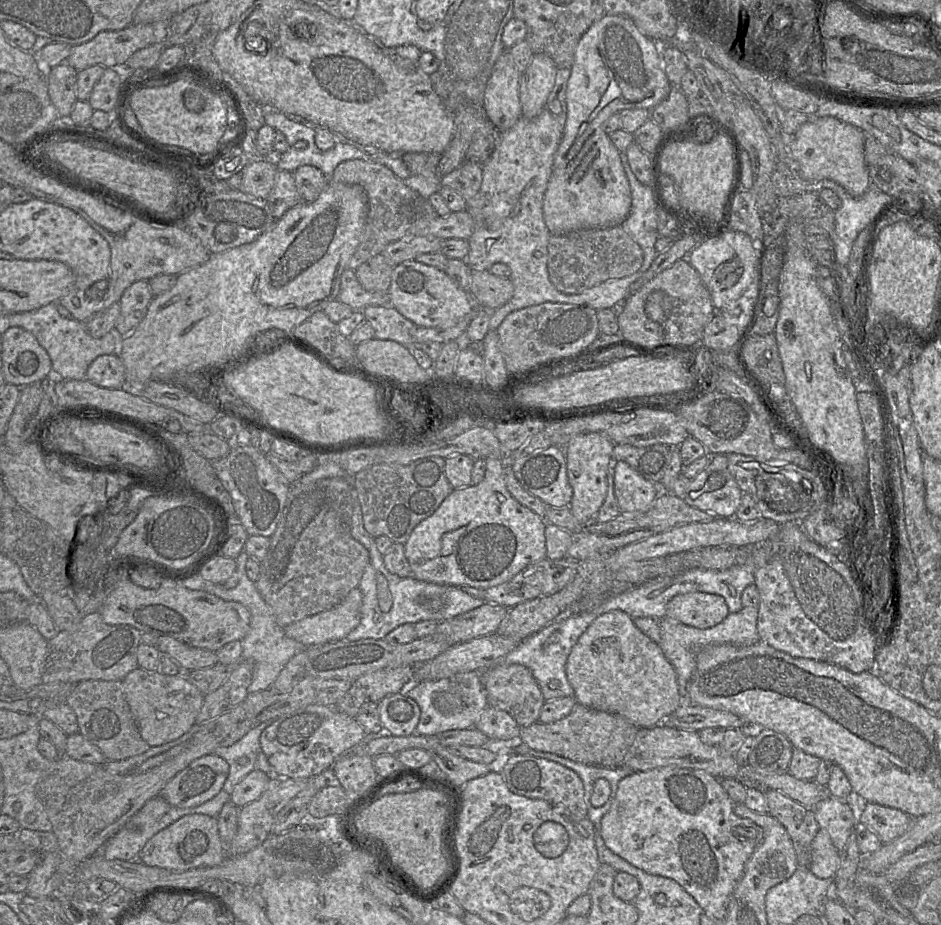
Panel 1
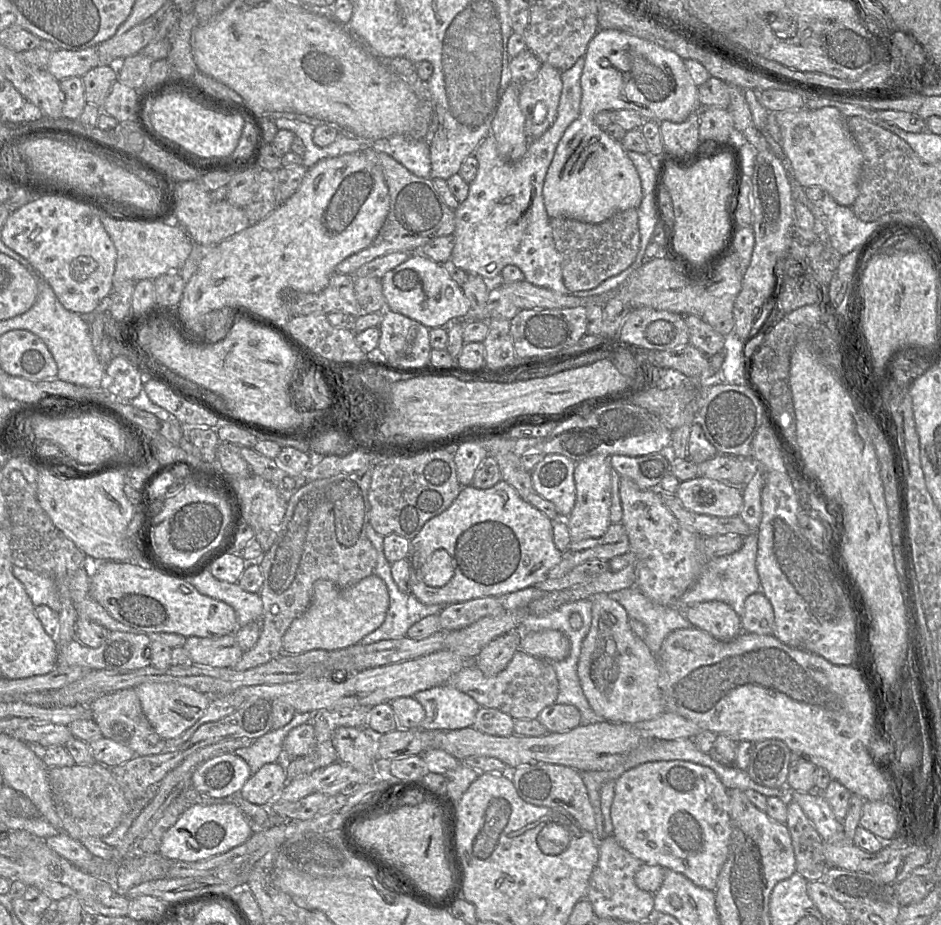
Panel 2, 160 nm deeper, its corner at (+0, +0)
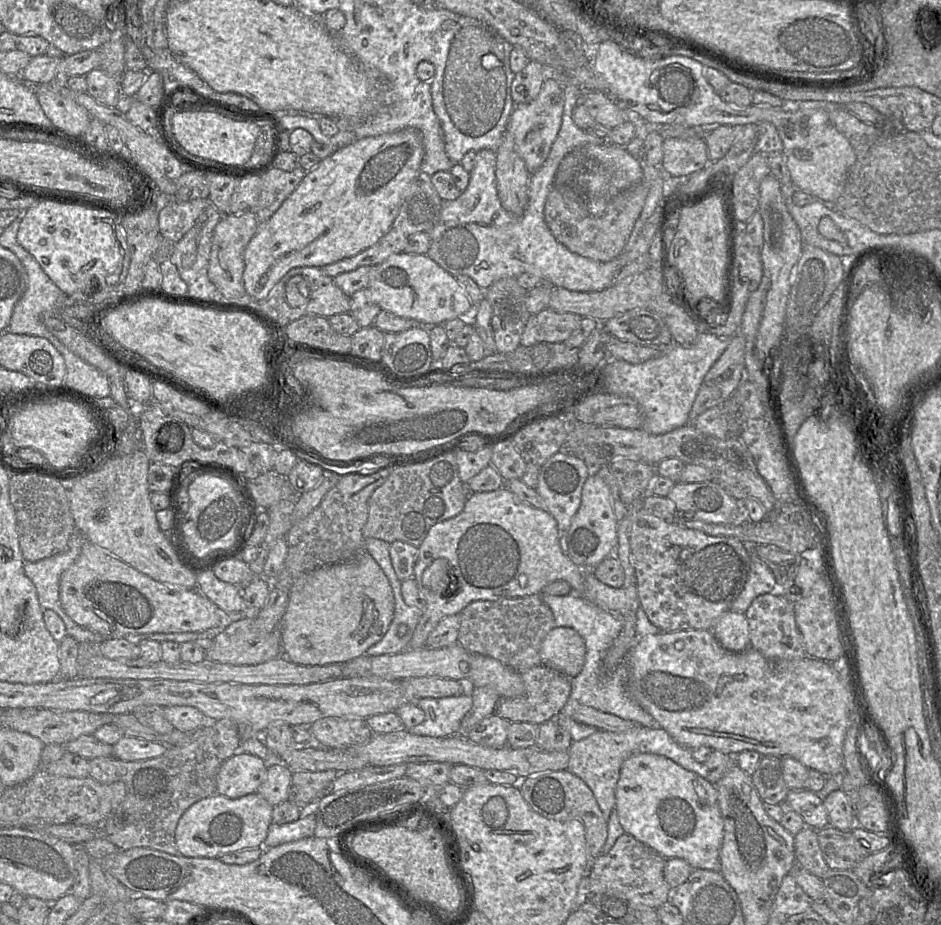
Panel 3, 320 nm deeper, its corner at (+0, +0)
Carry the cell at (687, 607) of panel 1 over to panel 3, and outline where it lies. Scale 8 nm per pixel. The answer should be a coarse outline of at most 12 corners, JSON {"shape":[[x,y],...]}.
{"shape":[[728,611],[711,628],[729,652],[750,648],[744,614]]}

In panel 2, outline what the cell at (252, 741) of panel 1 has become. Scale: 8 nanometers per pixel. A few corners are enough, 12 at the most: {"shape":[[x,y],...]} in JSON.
{"shape":[[296,712],[287,725],[270,730],[234,754],[248,763],[253,775],[278,761],[293,728],[310,722]]}

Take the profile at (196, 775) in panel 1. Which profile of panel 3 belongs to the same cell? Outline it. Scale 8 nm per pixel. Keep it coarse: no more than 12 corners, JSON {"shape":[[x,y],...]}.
{"shape":[[234,754],[221,765],[217,793],[238,799],[257,792],[267,767]]}

